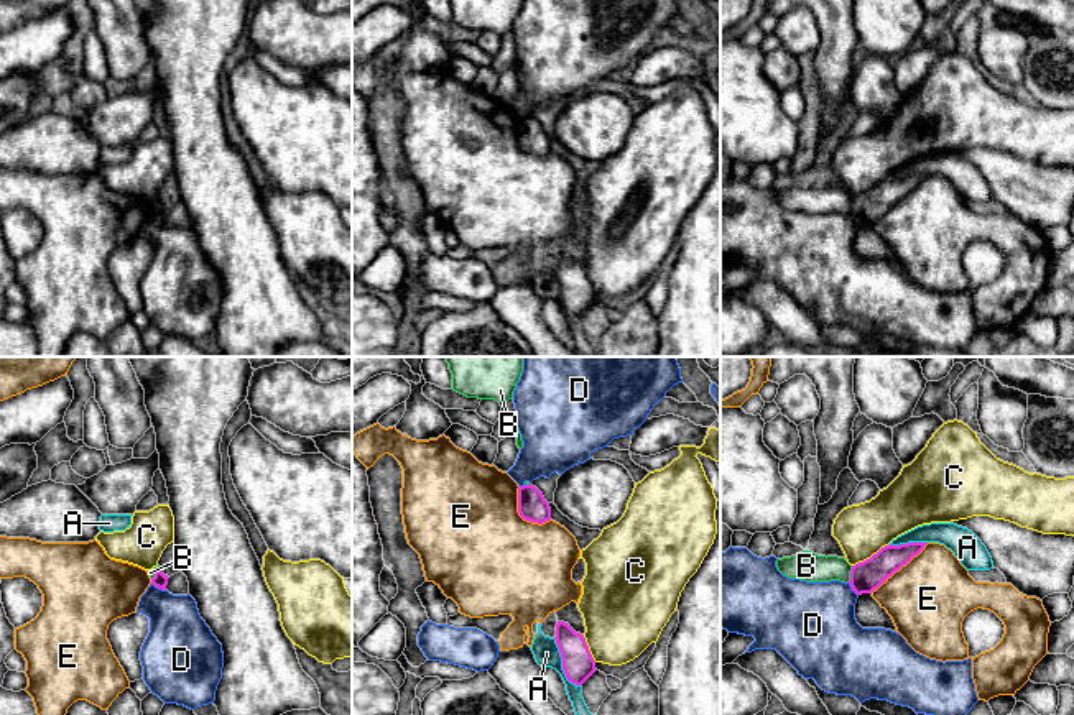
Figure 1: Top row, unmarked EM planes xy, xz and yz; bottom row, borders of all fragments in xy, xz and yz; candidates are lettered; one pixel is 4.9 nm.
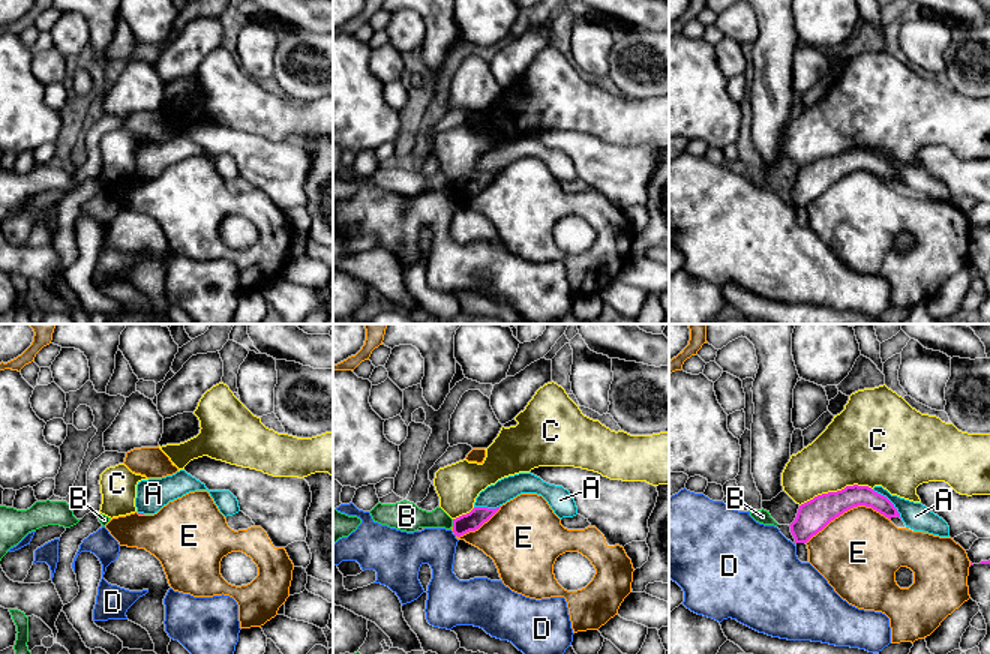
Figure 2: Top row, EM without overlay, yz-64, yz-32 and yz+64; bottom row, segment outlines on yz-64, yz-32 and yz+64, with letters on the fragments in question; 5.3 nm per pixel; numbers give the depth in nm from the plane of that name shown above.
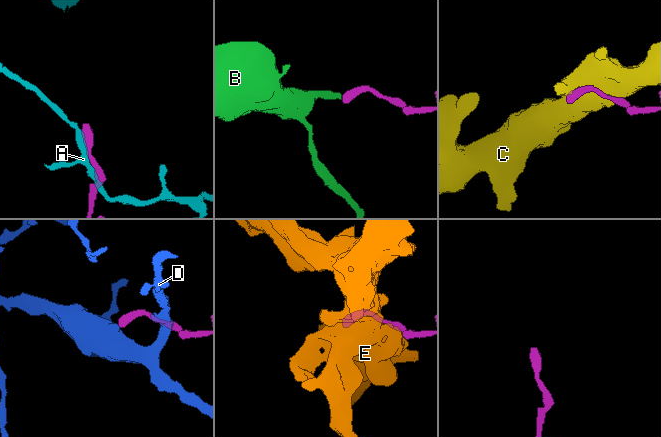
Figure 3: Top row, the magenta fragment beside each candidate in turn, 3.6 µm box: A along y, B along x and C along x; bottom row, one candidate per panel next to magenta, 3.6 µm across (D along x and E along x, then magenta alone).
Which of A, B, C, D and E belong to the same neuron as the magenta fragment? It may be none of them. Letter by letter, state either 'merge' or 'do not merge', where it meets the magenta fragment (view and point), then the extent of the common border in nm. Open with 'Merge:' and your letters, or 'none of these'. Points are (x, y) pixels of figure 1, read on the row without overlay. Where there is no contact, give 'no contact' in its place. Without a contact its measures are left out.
Merge: none of these
A: do not merge | xz (563, 298) | 280 nm
B: do not merge | yz (851, 206) | 80 nm
C: do not merge | yz (870, 189) | 200 nm
D: do not merge | xy (158, 219) | 80 nm
E: do not merge | yz (898, 201) | 380 nm

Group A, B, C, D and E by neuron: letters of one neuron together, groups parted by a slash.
A / B / C / D / E

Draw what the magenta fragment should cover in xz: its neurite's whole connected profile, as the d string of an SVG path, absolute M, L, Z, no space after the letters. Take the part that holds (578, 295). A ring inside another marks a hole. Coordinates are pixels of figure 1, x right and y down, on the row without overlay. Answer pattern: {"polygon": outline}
{"polygon": "M558 253L556 276L562 289L562 302L569 314L582 317L597 301L586 270L567 255Z"}

